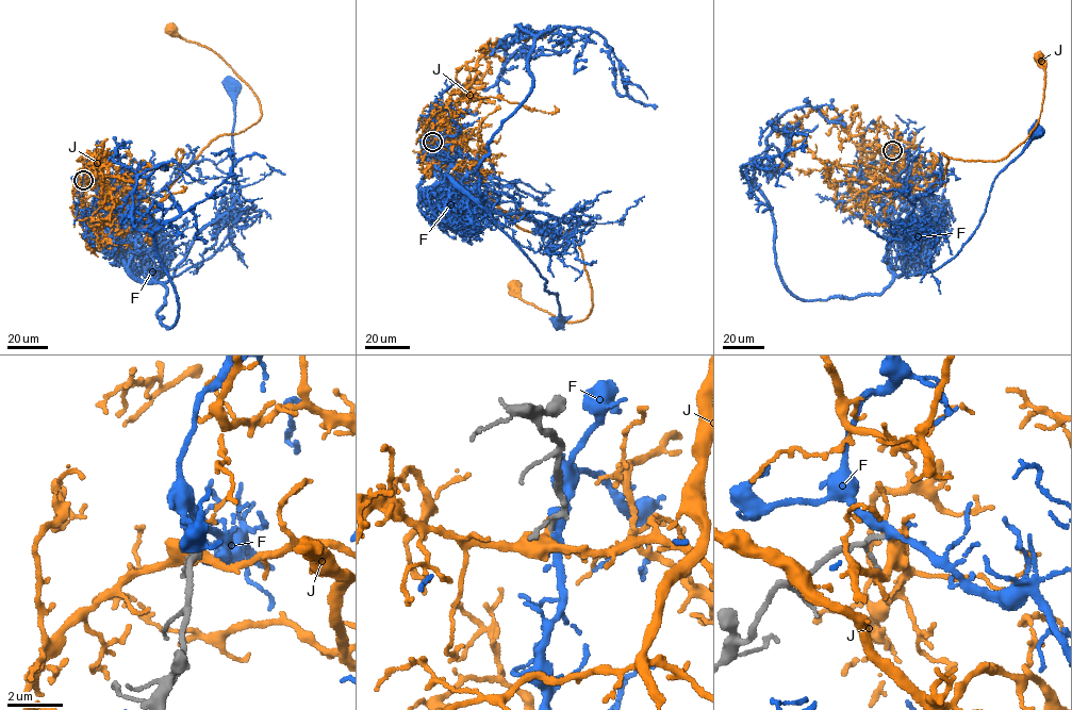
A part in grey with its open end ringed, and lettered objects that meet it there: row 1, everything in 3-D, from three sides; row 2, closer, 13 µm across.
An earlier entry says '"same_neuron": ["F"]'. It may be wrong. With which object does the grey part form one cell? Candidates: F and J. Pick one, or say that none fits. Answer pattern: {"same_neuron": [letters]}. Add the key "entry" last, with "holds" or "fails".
{"same_neuron": ["F"], "entry": "holds"}

